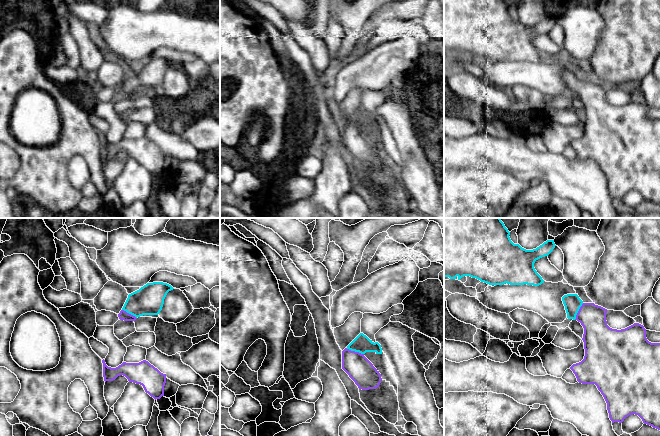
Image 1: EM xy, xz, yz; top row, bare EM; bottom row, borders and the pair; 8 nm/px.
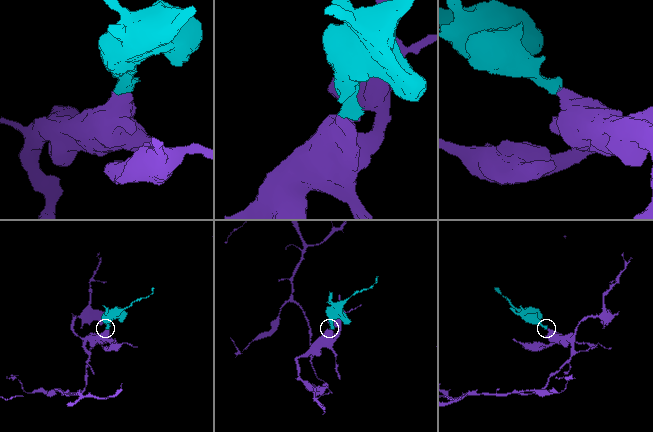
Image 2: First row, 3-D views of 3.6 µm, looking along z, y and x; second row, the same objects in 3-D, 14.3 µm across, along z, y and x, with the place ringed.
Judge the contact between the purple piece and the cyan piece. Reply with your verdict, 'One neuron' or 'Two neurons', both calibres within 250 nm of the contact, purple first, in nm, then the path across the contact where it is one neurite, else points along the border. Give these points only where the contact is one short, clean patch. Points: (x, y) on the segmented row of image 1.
One neuron. Thickness 200 nm (purple) against 140 nm. Path across: xz (356, 365), (354, 363), (354, 351), (362, 344)

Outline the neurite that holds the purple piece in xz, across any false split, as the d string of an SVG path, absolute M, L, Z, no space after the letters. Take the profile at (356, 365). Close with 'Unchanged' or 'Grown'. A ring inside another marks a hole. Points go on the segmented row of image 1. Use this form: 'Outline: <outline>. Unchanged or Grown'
Outline: M363 333L342 351L342 369L362 390L375 389L382 380L379 371L364 356L366 352L382 354L382 348L378 342L374 343Z. Grown

